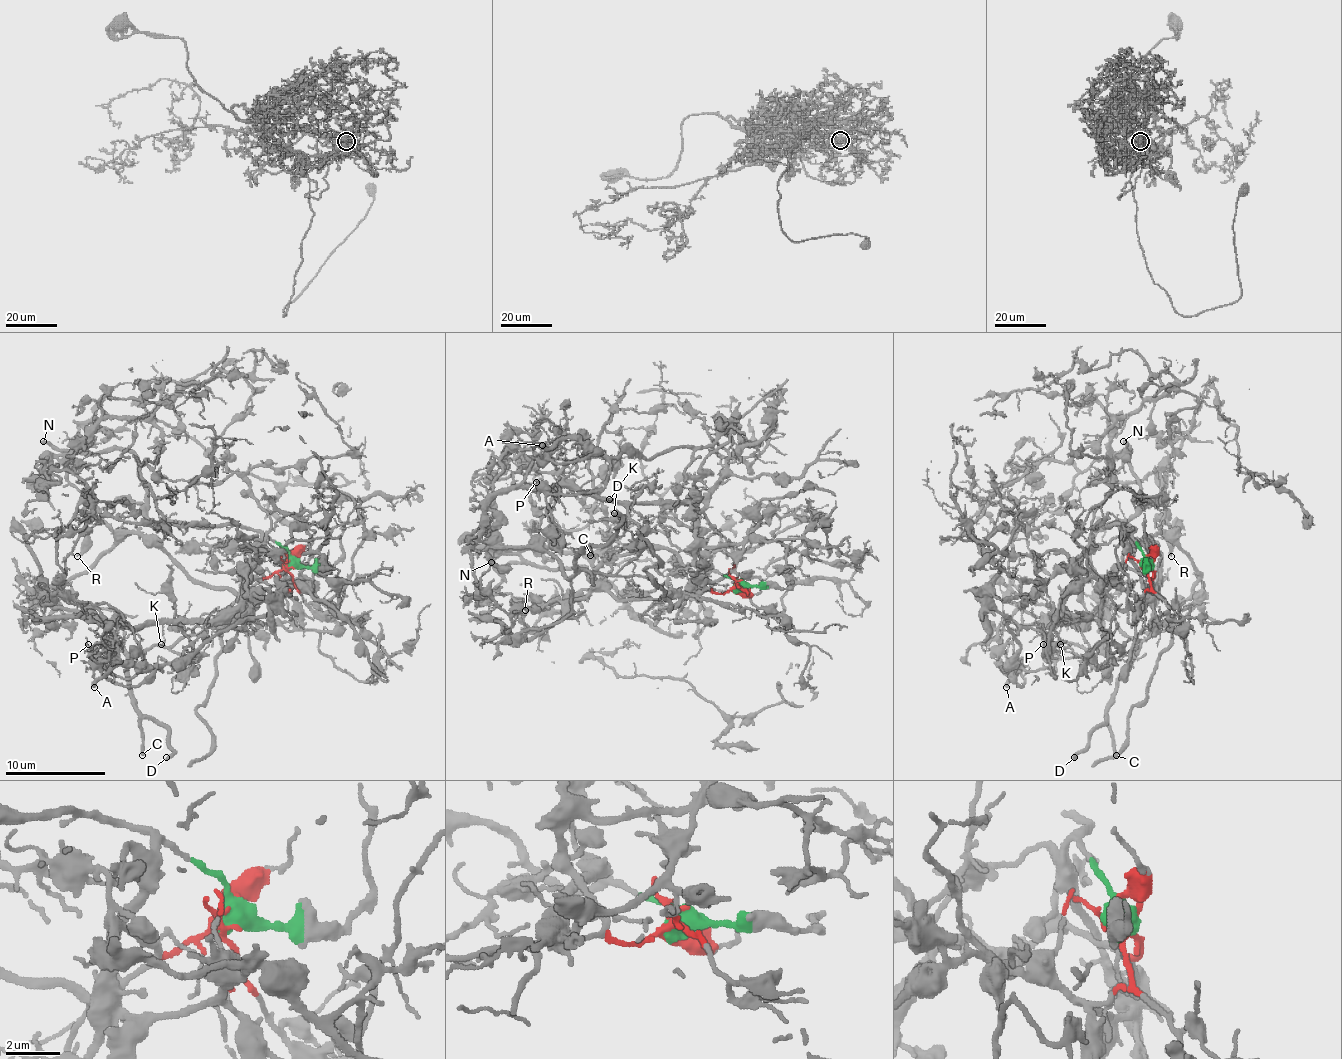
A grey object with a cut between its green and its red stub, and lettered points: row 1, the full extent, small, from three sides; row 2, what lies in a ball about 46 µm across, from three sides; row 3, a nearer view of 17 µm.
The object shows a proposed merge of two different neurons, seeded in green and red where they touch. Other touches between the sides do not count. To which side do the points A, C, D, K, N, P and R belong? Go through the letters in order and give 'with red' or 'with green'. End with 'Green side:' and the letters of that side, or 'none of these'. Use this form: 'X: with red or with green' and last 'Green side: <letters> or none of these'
A: with red
C: with green
D: with green
K: with red
N: with green
P: with red
R: with red
Green side: C, D, N

